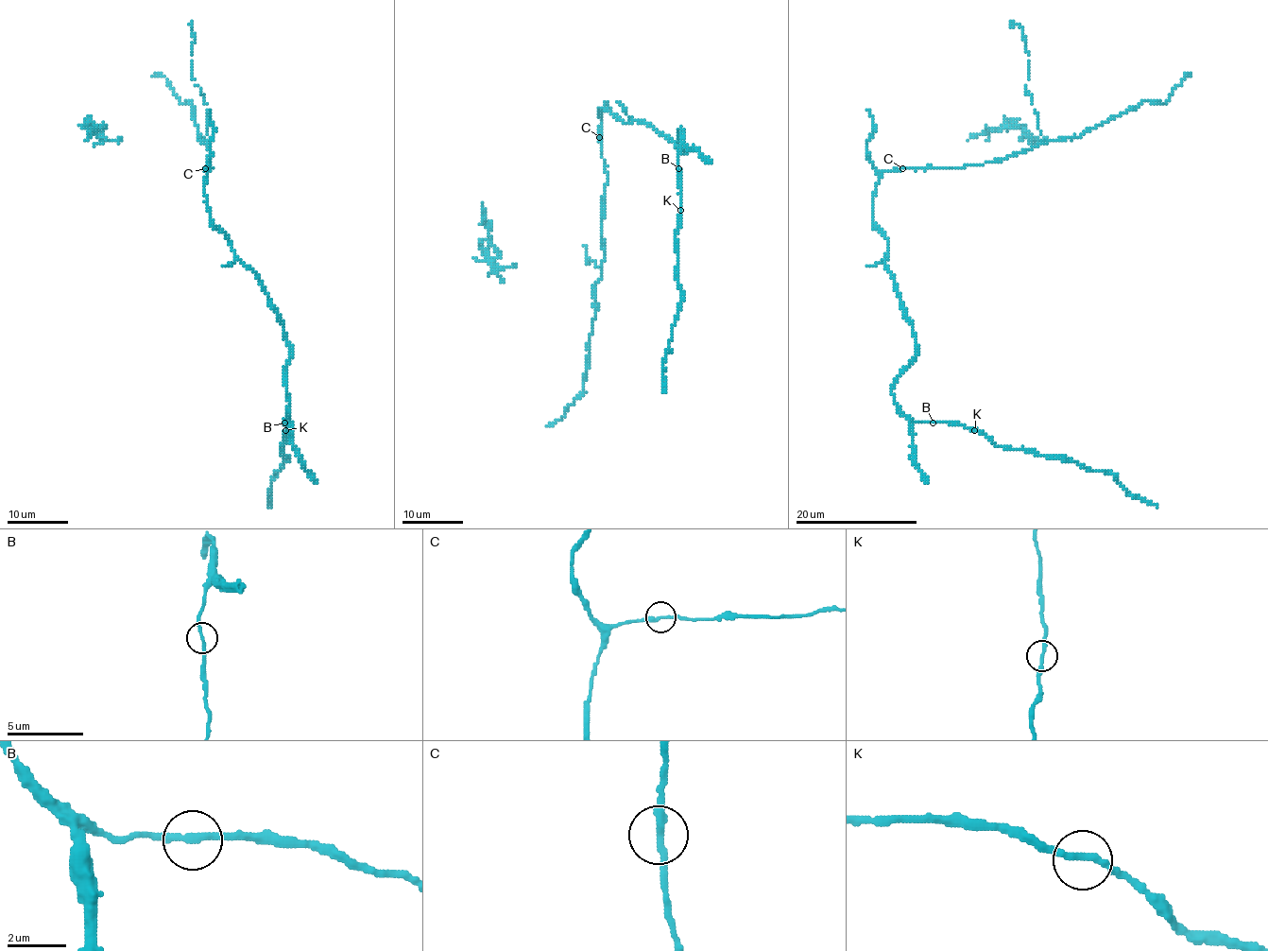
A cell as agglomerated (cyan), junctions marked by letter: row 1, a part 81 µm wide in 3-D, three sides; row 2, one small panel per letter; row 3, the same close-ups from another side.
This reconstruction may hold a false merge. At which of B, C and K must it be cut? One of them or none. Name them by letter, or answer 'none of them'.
none of them

